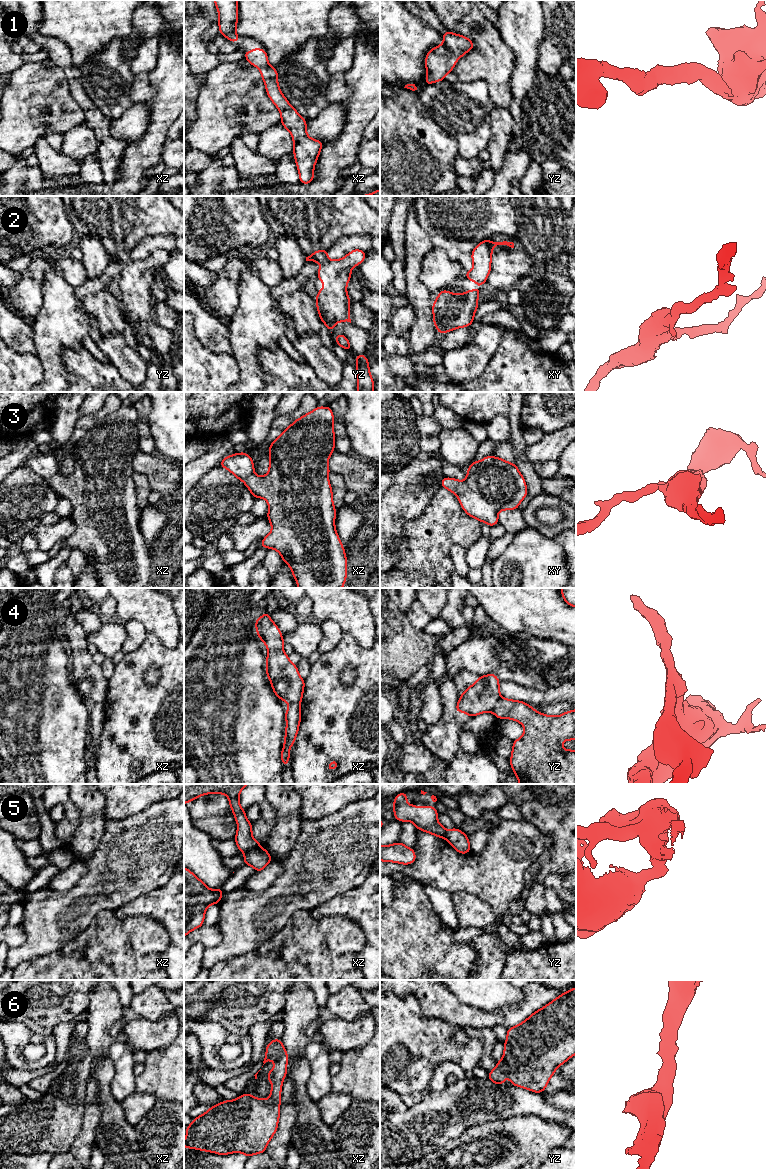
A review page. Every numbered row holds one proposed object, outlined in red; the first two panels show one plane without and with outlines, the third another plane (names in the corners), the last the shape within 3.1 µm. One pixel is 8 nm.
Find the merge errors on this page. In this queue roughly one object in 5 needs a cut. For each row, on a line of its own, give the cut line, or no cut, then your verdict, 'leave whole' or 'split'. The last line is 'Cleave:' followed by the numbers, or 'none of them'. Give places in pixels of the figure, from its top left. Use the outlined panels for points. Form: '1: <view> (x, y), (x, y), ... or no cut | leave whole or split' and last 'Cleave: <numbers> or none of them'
1: no cut | leave whole
2: no cut | leave whole
3: no cut | leave whole
4: no cut | leave whole
5: xz (260, 847), (245, 852) | split
6: no cut | leave whole
Cleave: 5

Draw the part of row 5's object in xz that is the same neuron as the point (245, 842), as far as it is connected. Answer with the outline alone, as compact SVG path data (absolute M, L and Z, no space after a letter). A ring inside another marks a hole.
M184 784L184 804L205 794L217 793L228 796L231 810L238 825L234 840L241 852L261 848L261 844L252 836L252 823L247 820L245 810L239 803L240 792L247 785L249 784Z

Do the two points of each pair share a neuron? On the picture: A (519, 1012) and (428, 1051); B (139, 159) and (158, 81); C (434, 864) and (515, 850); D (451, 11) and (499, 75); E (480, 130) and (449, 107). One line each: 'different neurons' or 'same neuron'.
A: different neurons
B: same neuron
C: same neuron
D: same neuron
E: same neuron

